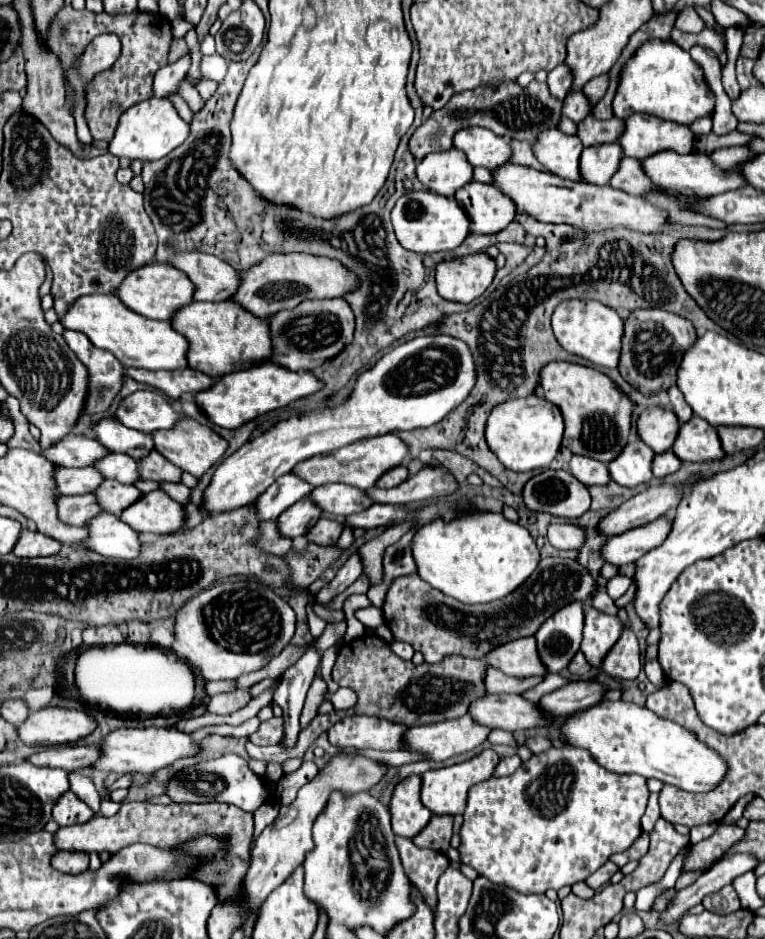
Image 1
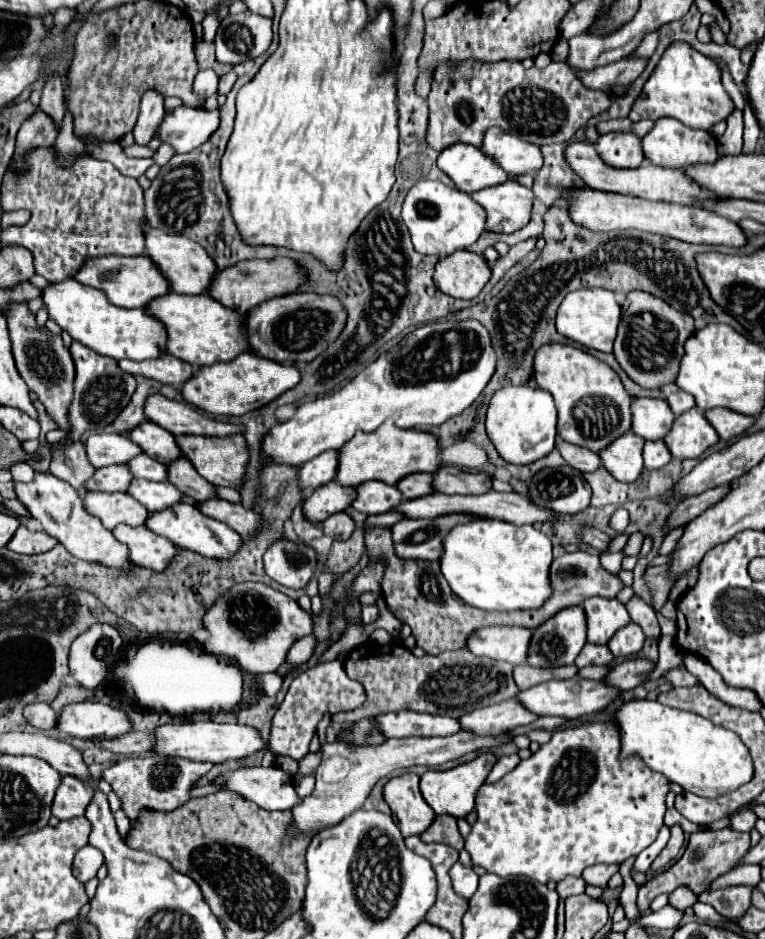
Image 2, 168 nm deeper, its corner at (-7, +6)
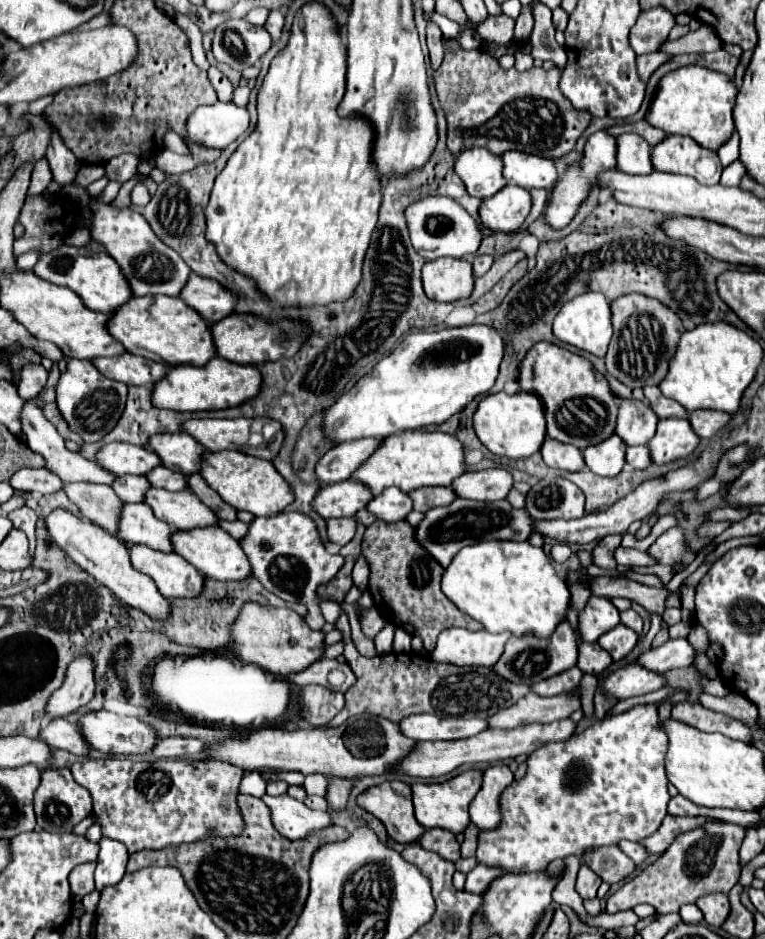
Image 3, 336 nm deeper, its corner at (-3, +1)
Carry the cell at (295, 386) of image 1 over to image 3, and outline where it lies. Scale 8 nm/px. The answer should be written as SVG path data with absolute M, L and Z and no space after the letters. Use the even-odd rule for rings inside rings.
M215 357L211 363L203 367L193 367L193 365L171 367L165 381L155 385L153 389L153 405L175 411L213 411L213 409L239 407L241 403L257 397L261 387L263 387L263 375L255 365L239 365L223 357Z

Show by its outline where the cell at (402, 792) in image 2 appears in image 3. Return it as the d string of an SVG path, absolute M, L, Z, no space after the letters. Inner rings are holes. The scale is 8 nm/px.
M385 781L371 787L359 795L357 803L379 817L385 823L389 837L397 843L413 843L425 833L425 827L413 813L411 787L403 781Z

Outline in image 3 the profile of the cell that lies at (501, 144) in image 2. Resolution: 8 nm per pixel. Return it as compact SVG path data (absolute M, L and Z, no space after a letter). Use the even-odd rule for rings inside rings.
M505 151L503 159L503 177L511 185L519 185L523 189L541 187L547 189L555 183L557 173L551 159L529 155L523 151Z

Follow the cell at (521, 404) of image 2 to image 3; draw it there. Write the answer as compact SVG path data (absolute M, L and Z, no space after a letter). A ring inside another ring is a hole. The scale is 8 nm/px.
M505 391L487 395L475 415L473 415L473 427L481 443L495 455L507 457L507 459L527 459L533 453L537 453L545 441L545 409L543 403L531 395L531 393L517 393L507 395Z

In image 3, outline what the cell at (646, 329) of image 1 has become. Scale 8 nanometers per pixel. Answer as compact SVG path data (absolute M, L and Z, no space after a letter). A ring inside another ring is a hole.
M623 295L611 303L613 337L605 355L607 371L631 389L659 385L669 371L677 341L685 331L681 319L657 299L645 295Z

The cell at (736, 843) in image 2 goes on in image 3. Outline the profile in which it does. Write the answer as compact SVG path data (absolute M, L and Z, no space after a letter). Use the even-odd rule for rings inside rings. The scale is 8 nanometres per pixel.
M709 823L705 827L679 835L673 845L653 865L645 867L639 875L629 879L619 891L611 895L611 909L633 909L639 903L649 903L657 913L679 911L683 903L695 903L709 893L729 893L739 881L741 863L739 847L745 837L745 827L733 823Z

